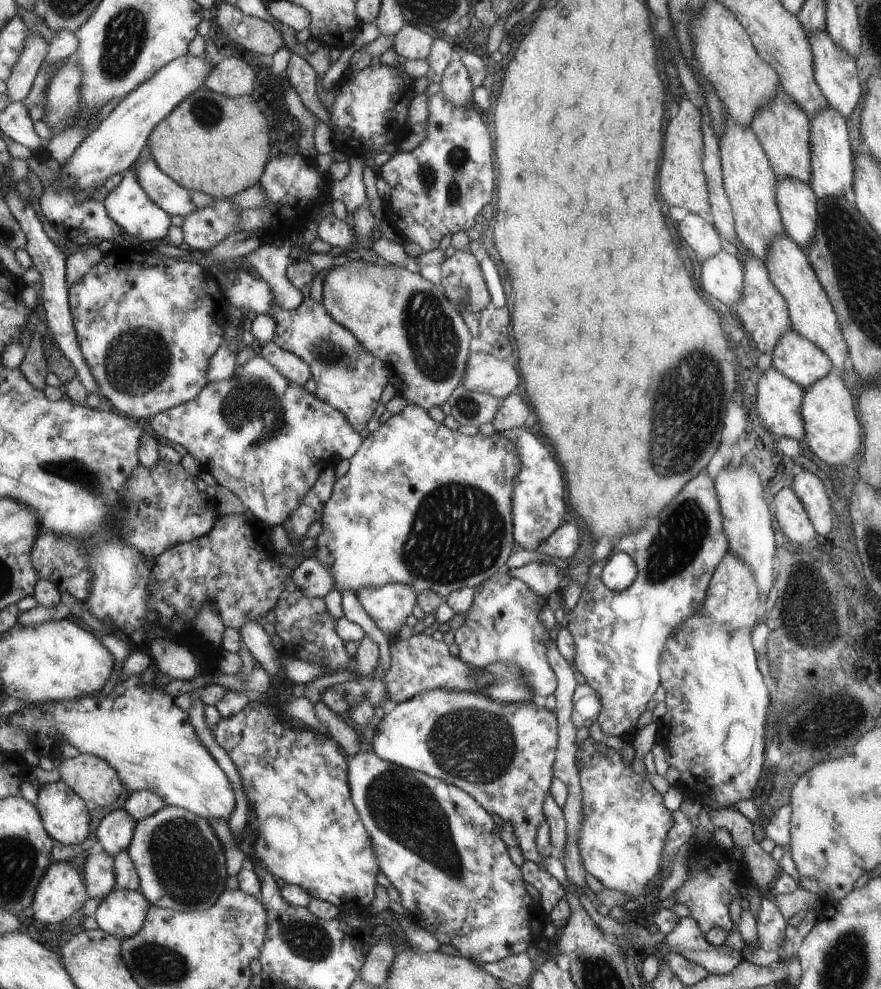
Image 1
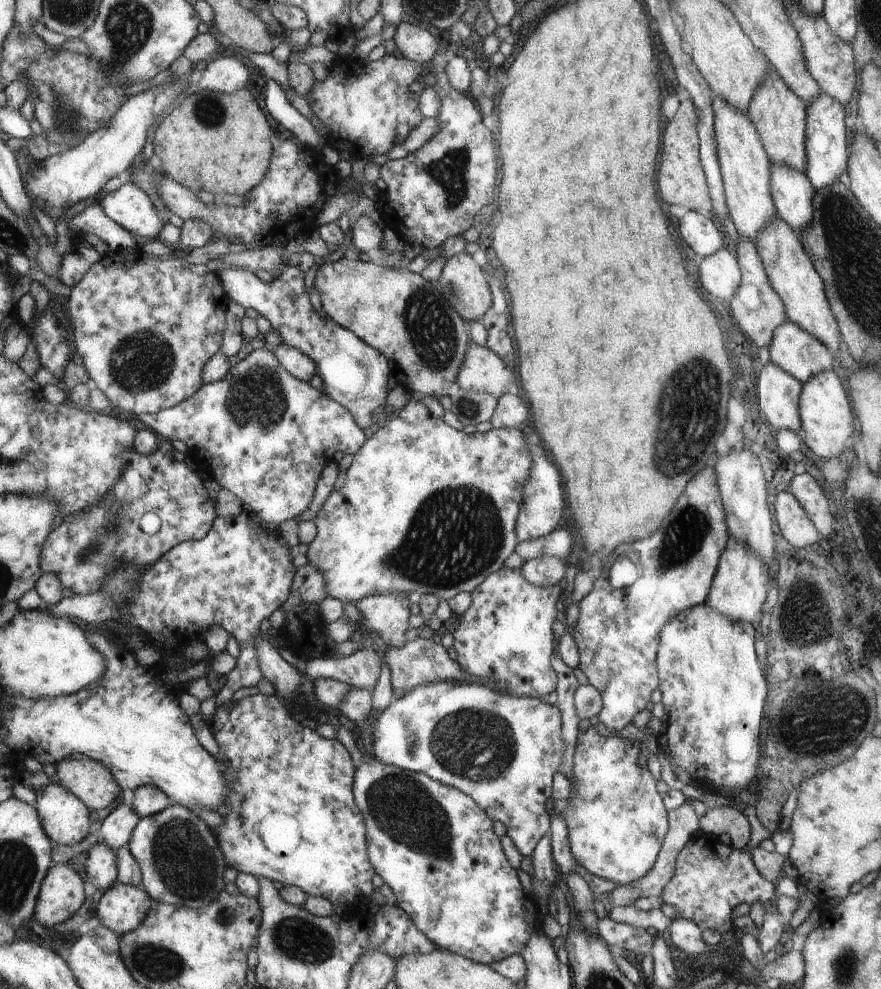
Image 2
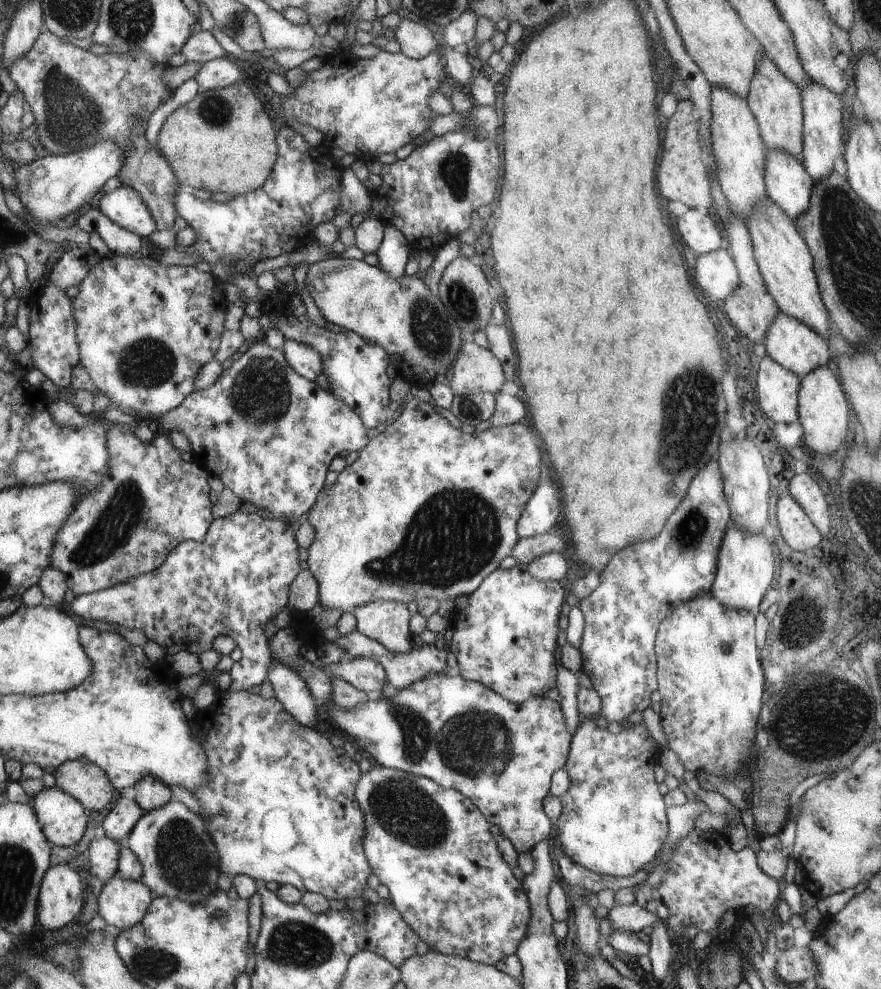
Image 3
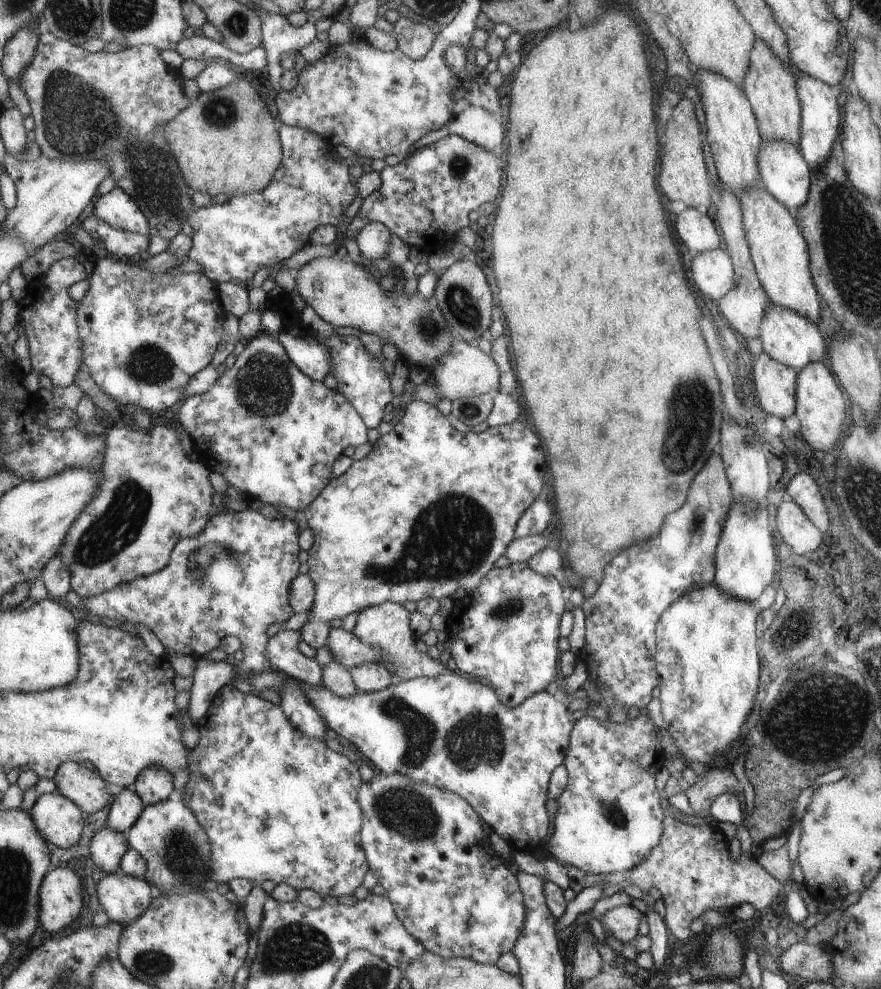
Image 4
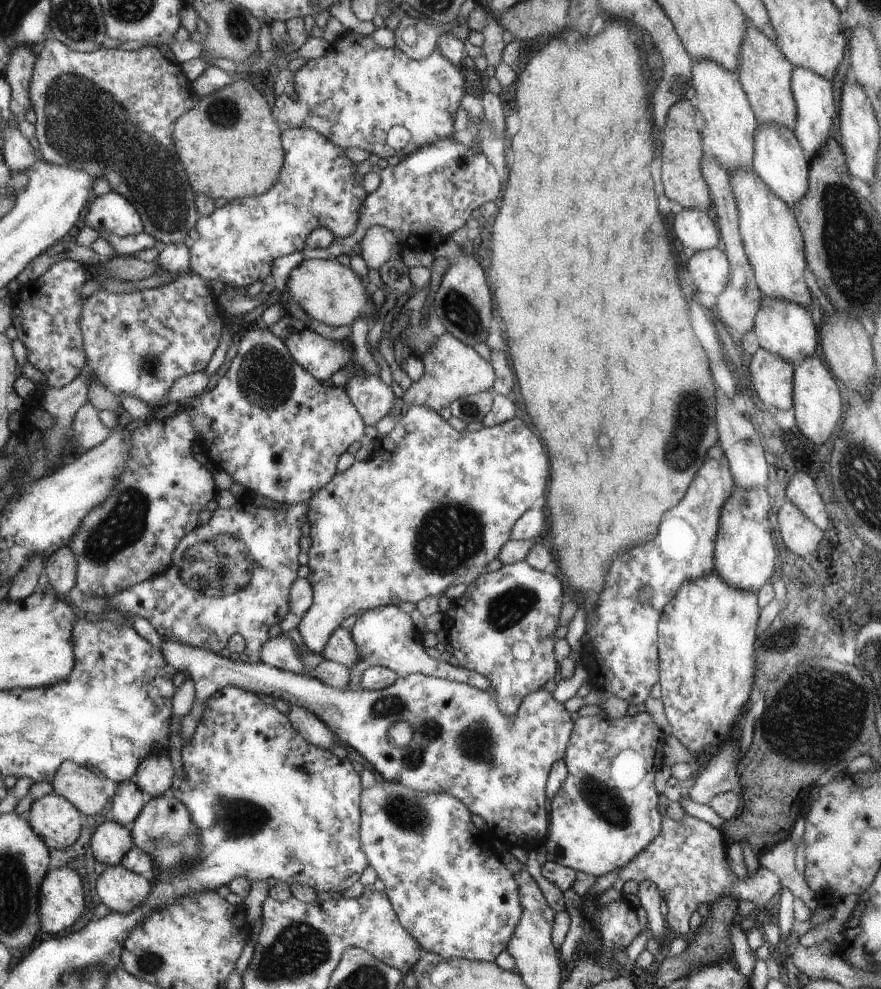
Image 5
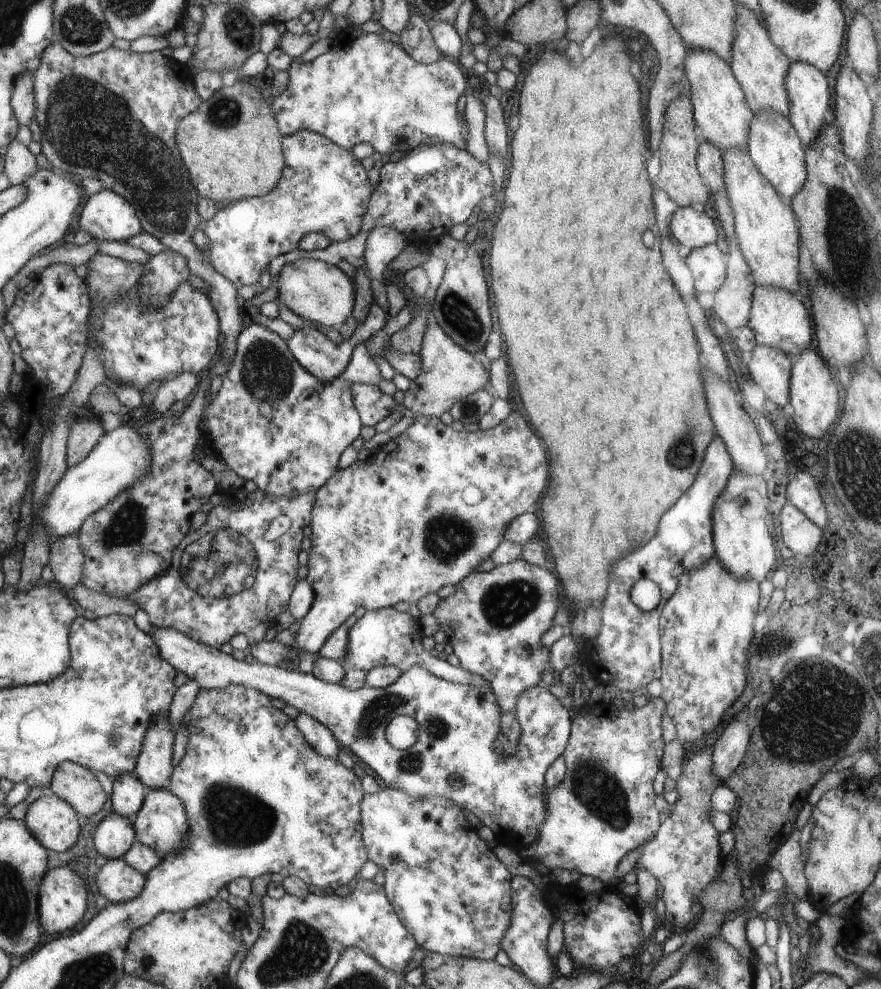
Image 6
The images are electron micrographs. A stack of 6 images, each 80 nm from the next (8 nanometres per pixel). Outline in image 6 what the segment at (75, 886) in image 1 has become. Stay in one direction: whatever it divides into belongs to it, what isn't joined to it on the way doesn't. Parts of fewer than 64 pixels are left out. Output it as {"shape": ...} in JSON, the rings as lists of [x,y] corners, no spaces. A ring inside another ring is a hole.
{"shape":[[[61,867],[49,869],[40,886],[40,921],[43,930],[49,934],[63,934],[65,930],[75,928],[89,908],[87,891],[85,880],[77,872]]]}

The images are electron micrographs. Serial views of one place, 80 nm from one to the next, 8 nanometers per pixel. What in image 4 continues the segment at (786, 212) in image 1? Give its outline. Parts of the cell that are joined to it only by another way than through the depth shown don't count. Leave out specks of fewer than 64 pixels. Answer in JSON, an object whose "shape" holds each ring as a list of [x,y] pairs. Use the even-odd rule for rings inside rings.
{"shape":[[[781,139],[762,140],[758,150],[758,171],[761,186],[787,208],[795,210],[800,204],[806,202],[810,192],[811,168],[794,144]]]}

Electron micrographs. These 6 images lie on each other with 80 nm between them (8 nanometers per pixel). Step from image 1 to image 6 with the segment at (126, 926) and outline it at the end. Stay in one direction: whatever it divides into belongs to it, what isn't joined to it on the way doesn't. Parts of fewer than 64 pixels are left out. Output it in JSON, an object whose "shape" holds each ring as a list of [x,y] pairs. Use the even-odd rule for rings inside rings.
{"shape":[[[124,857],[108,860],[97,874],[97,885],[99,891],[111,903],[124,903],[136,896],[139,896],[145,888],[146,876],[133,868]]]}

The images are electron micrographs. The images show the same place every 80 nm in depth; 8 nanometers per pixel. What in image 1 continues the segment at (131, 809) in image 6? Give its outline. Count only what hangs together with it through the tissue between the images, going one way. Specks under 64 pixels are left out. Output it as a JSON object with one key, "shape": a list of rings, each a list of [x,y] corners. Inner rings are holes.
{"shape":[[[125,808],[109,814],[98,827],[99,843],[107,854],[116,857],[123,850],[129,850],[138,822],[127,814]]]}

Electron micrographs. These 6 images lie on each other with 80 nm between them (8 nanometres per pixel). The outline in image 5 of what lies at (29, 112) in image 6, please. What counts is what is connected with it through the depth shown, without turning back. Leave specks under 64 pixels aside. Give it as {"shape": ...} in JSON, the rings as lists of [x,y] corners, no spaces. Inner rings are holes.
{"shape":[[[19,45],[10,58],[7,78],[12,86],[11,112],[25,119],[25,112],[33,106],[30,97],[30,86],[34,75],[34,66],[38,57],[38,49],[27,45]]]}

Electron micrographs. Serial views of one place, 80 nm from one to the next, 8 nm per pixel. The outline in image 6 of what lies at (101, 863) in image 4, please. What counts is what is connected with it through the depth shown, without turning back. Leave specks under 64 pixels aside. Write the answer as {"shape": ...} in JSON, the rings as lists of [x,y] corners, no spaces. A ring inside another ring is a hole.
{"shape":[[[118,812],[111,813],[98,826],[94,841],[96,842],[95,846],[99,852],[99,855],[105,856],[107,861],[125,856],[137,842],[137,832],[134,827],[134,820],[123,816]]]}

